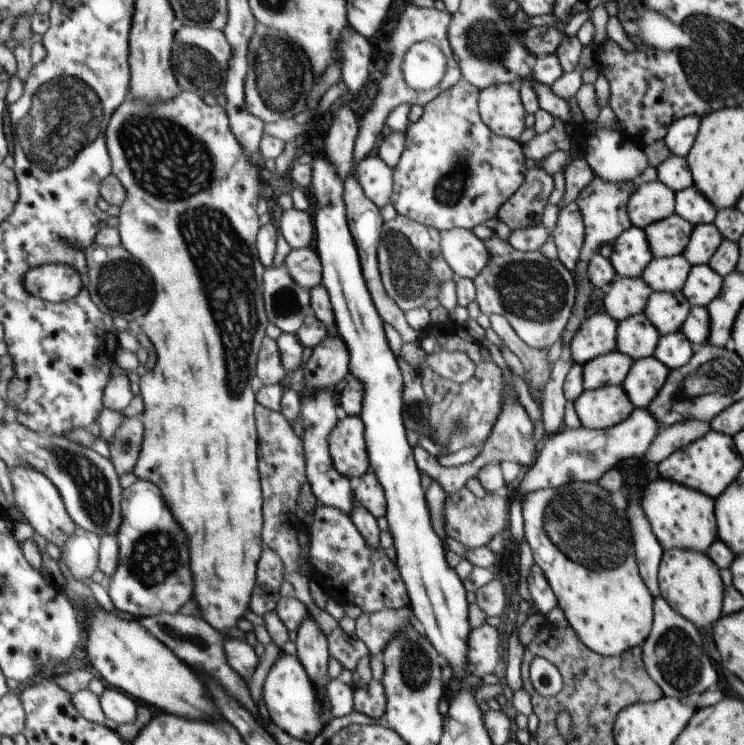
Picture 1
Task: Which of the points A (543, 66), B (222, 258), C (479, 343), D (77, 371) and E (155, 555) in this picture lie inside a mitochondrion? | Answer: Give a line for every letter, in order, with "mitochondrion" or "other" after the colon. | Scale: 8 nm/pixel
A: other
B: mitochondrion
C: other
D: other
E: mitochondrion

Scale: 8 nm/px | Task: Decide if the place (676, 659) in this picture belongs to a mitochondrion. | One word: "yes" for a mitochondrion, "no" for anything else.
yes

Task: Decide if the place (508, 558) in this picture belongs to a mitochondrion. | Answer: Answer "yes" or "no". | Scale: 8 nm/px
yes

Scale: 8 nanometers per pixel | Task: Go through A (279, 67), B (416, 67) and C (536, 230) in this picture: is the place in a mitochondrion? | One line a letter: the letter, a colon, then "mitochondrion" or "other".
A: mitochondrion
B: mitochondrion
C: other

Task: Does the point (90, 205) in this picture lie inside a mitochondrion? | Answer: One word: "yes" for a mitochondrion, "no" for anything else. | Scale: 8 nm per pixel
no

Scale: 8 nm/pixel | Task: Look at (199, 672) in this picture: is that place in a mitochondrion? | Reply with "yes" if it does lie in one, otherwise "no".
no

